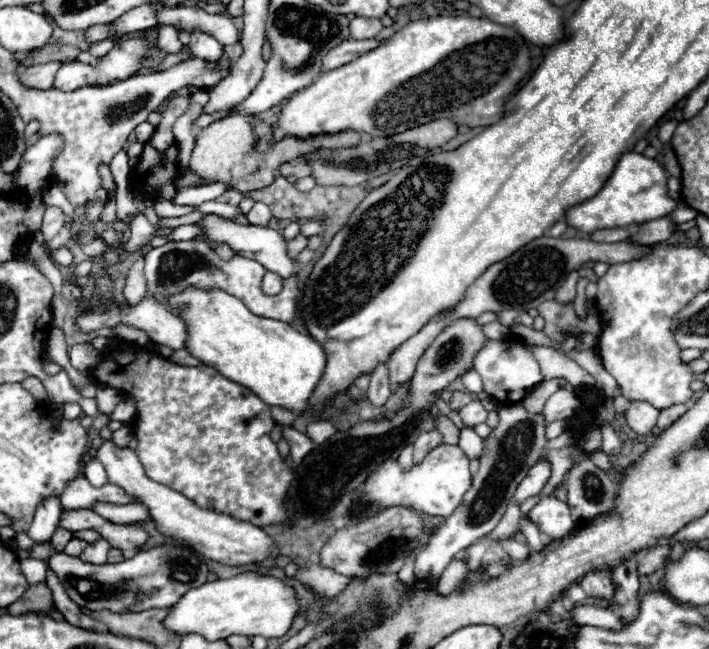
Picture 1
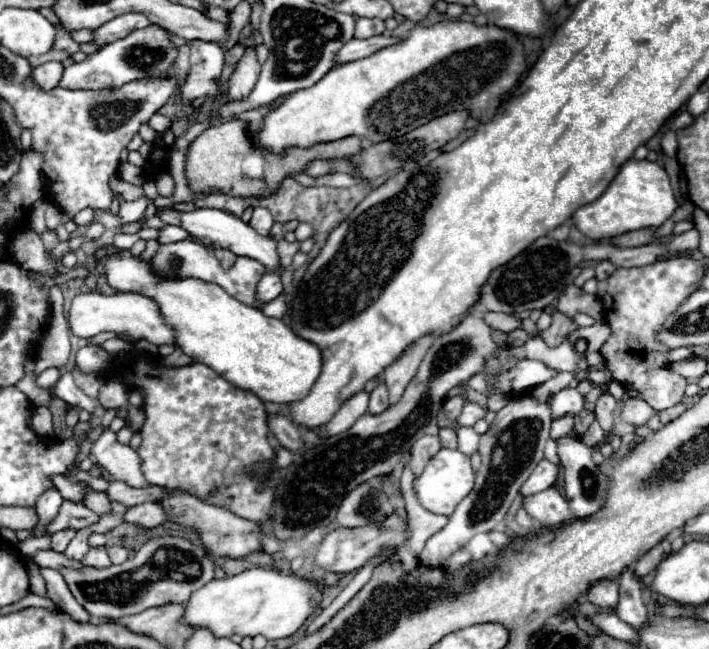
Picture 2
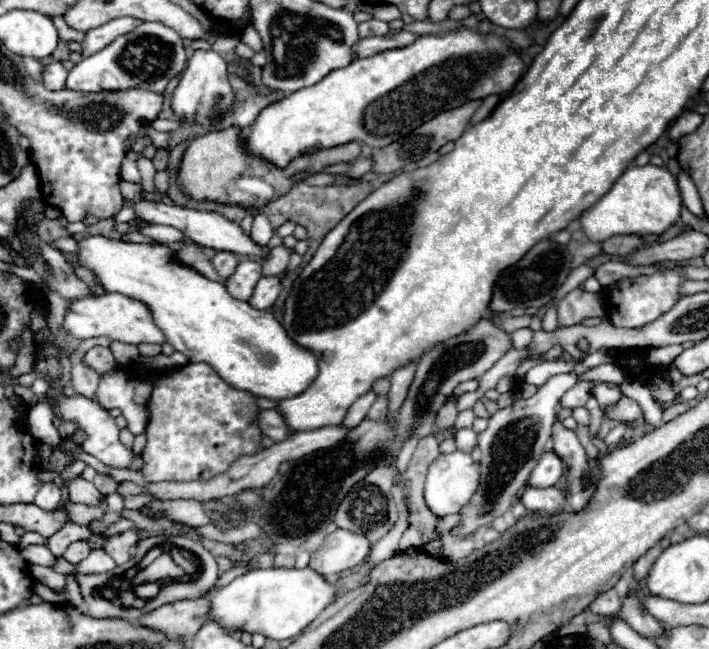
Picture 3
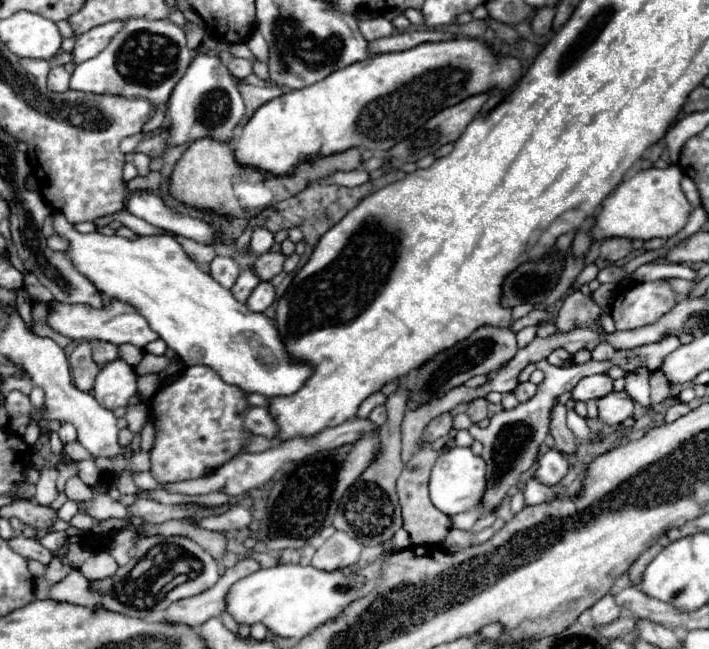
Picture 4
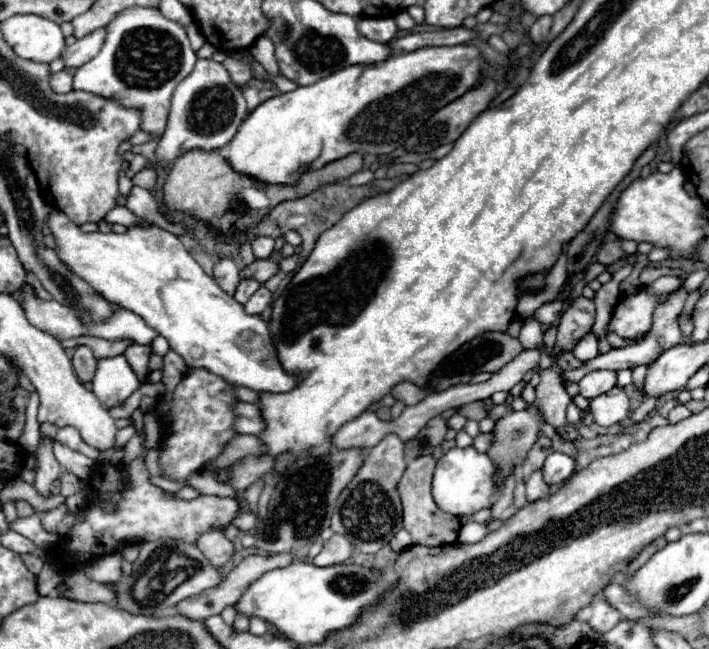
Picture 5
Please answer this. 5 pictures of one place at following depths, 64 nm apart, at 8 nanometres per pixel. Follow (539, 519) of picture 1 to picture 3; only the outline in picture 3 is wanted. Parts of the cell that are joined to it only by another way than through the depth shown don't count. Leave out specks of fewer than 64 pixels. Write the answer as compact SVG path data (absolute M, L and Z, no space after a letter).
M526 488L520 500L526 510L540 514L554 514L566 506L566 496L558 488Z

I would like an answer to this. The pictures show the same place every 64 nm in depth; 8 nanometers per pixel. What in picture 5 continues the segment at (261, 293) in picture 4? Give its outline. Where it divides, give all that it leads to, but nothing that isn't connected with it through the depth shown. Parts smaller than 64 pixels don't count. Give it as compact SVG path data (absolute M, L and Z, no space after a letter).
M260 286L260 288L256 290L256 294L244 304L244 310L246 310L248 314L260 314L260 312L270 304L270 300L272 300L272 294L270 294L264 286Z

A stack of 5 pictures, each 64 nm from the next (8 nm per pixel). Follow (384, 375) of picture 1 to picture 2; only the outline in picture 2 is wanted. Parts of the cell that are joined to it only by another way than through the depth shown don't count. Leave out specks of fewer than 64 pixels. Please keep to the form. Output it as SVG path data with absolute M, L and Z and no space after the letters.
M378 386L372 394L370 394L370 406L368 406L368 412L370 414L380 414L388 408L388 390L386 386Z

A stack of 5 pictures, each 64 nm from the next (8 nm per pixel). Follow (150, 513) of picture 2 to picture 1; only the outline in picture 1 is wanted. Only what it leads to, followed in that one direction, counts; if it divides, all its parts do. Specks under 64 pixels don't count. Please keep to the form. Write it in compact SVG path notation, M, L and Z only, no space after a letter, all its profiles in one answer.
M100 502L100 504L94 504L92 510L96 514L100 514L102 518L114 522L114 524L144 524L144 522L150 522L148 520L148 508L144 508L144 504L140 504L140 502L126 504L126 506Z

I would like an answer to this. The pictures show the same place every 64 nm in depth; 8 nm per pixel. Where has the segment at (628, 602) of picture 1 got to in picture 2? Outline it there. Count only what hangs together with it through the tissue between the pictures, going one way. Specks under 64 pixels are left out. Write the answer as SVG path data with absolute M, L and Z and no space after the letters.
M628 570L620 578L622 578L620 602L616 606L616 614L626 624L630 624L632 628L640 630L640 628L644 628L644 624L648 624L648 606L644 604L642 596L640 596L640 586L642 584Z

